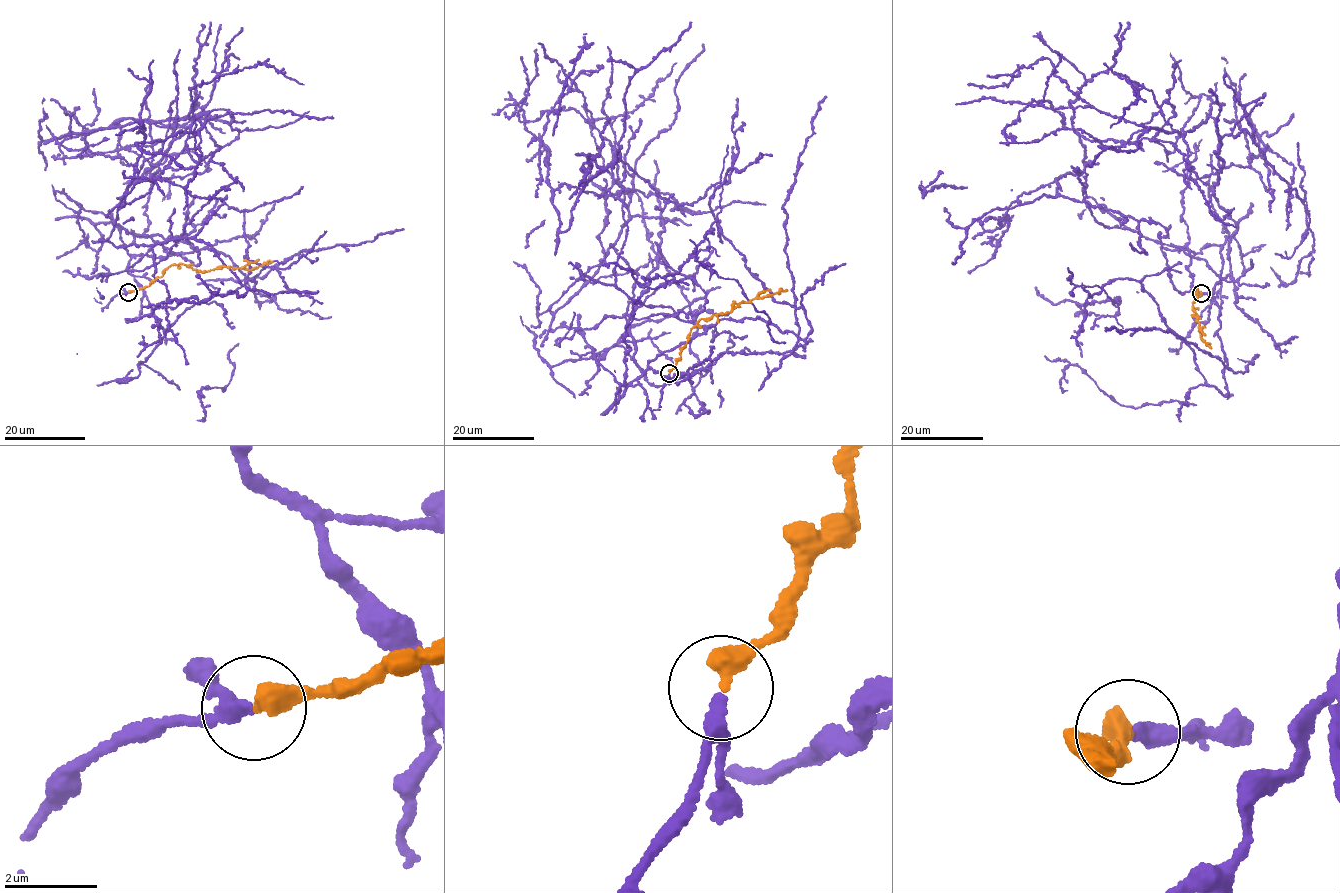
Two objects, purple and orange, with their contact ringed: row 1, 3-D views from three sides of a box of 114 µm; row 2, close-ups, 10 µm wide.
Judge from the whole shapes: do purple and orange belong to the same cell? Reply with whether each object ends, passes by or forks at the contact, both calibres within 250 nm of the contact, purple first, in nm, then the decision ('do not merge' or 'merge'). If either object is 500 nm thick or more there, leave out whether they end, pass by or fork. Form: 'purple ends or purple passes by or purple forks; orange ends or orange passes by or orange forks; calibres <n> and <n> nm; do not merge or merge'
purple passes by; orange ends; calibres 220 and 440 nm; merge

